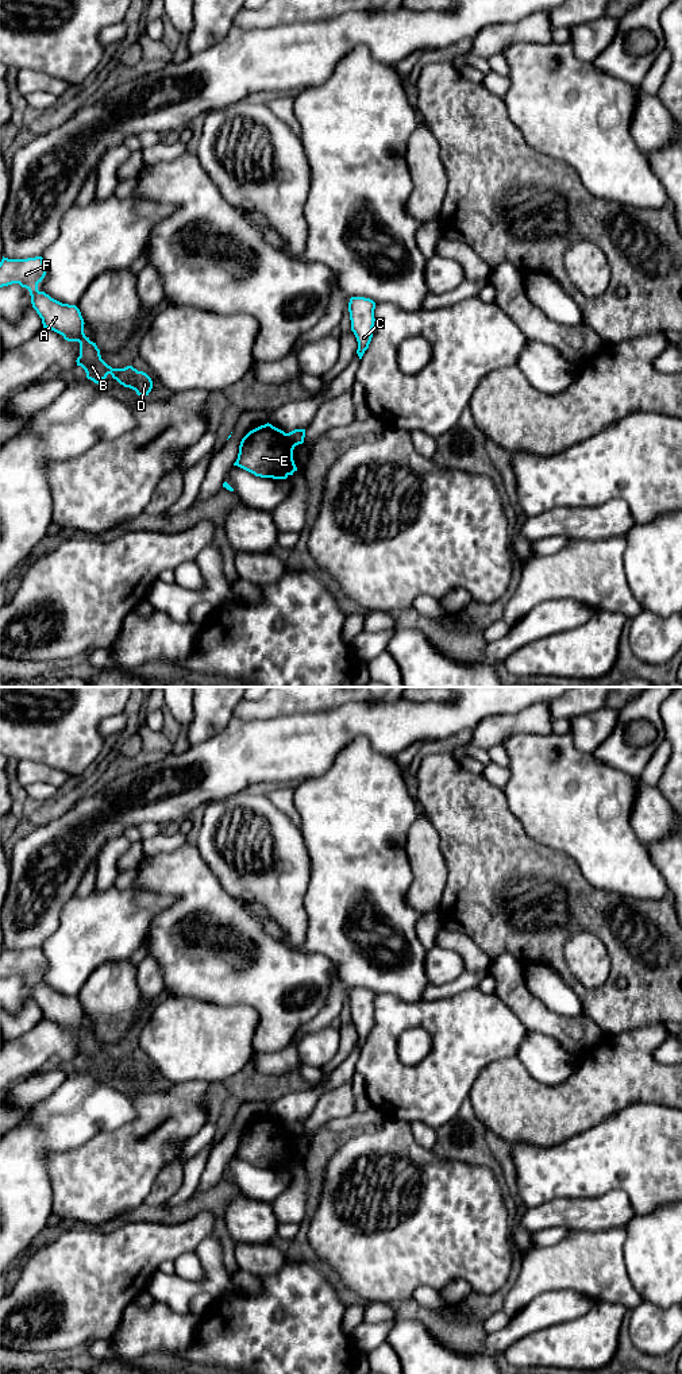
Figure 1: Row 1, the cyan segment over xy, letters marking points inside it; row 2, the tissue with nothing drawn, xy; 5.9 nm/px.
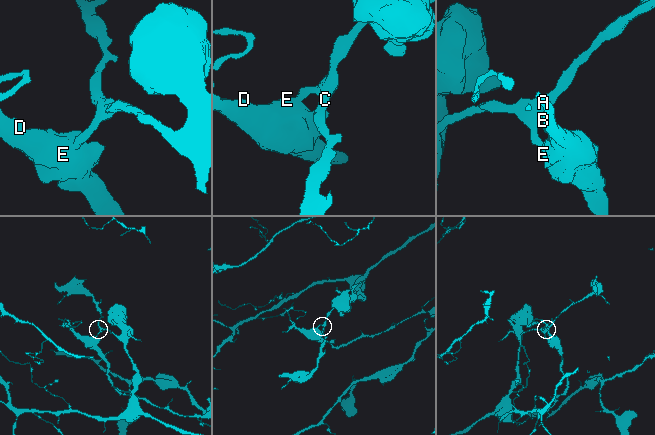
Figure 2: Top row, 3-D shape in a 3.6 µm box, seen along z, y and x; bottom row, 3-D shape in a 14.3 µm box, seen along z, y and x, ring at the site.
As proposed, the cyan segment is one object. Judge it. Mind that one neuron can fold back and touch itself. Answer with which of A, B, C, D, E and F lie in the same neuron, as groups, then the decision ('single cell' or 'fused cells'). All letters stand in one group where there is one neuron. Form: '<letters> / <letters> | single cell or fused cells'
A B D E F / C | fused cells

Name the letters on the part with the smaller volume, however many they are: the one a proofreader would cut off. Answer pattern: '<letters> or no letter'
A, B, D, E, F

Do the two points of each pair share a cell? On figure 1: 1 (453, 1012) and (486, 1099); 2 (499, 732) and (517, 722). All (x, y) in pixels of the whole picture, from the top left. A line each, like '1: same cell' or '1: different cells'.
1: different cells
2: same cell

